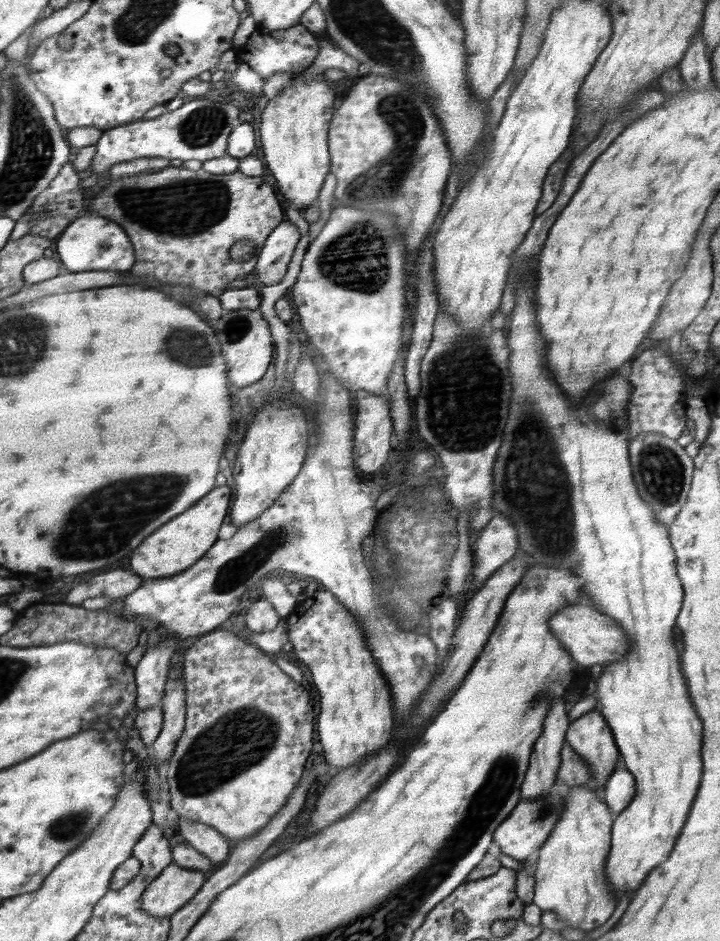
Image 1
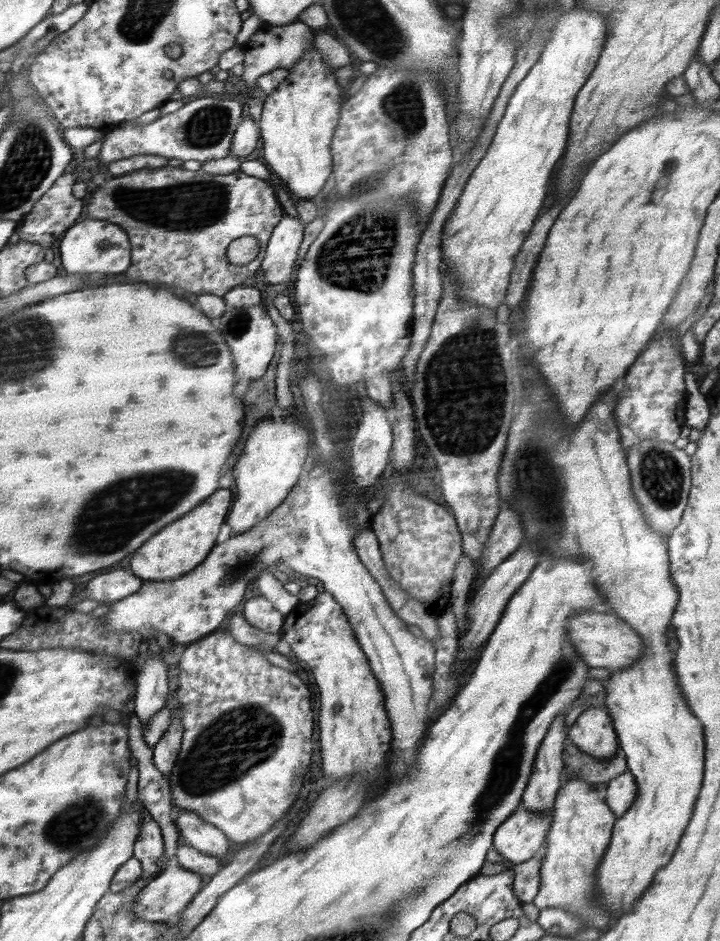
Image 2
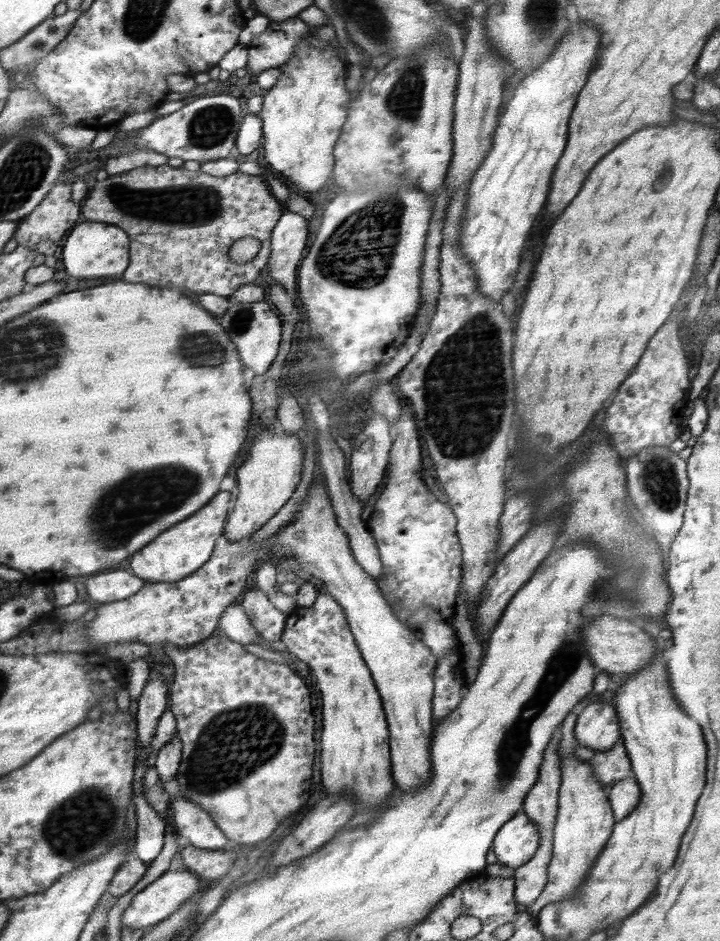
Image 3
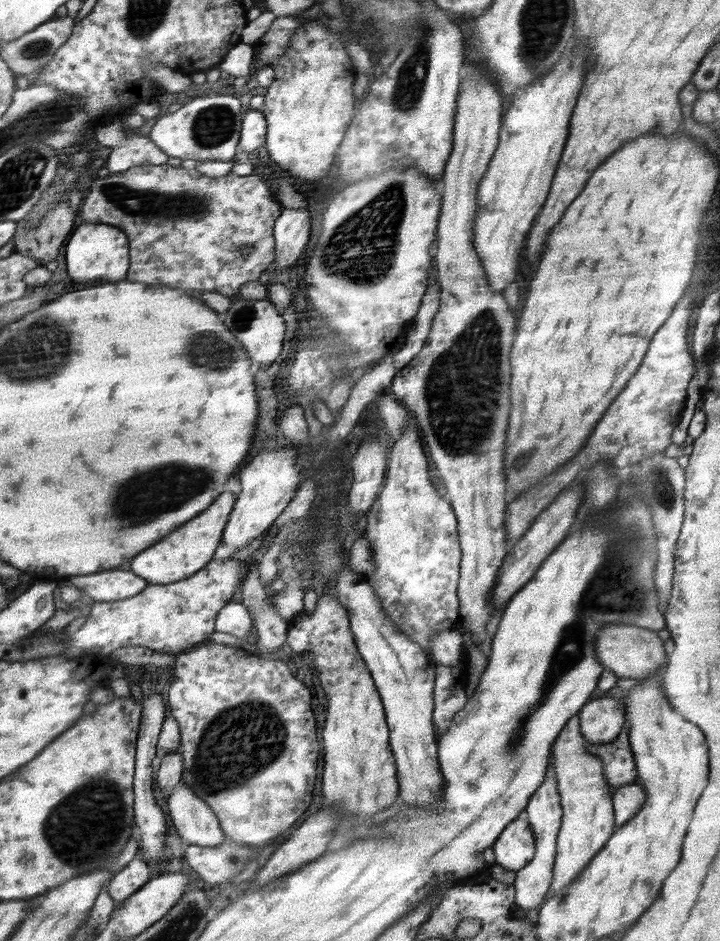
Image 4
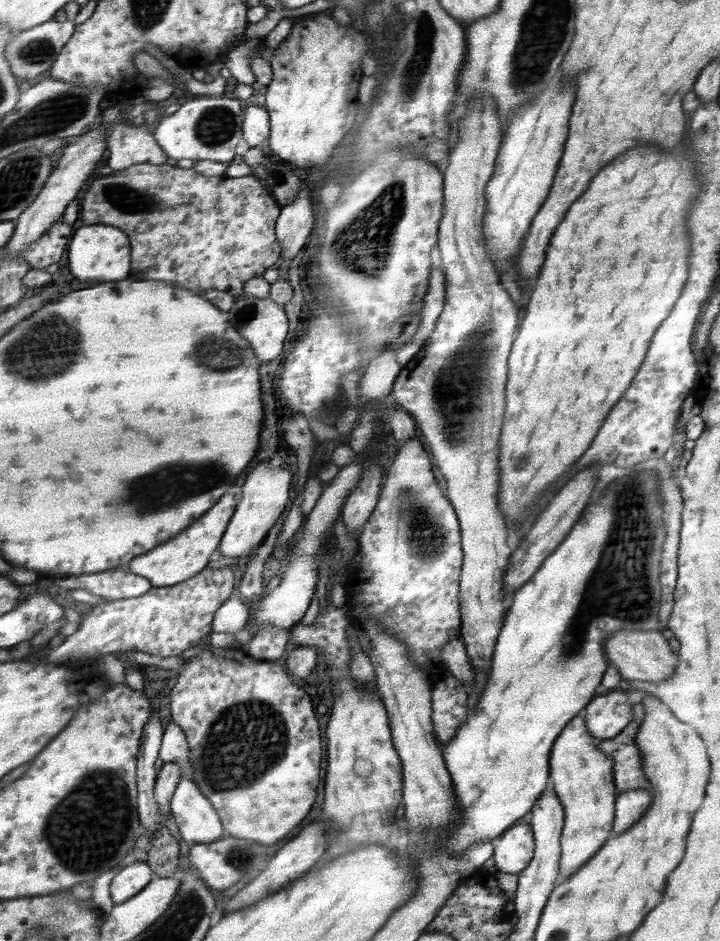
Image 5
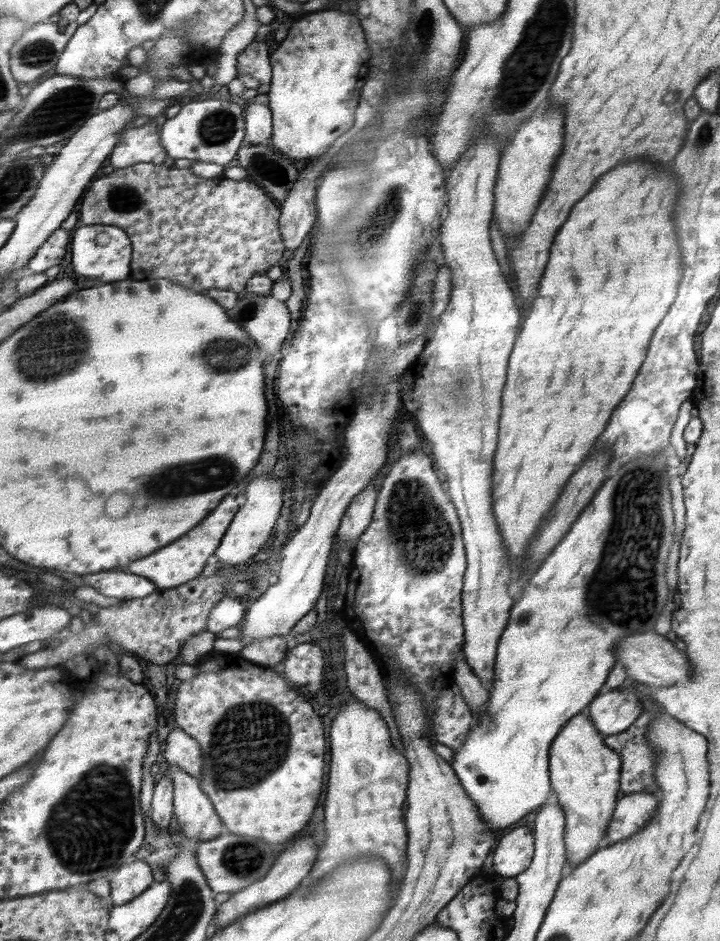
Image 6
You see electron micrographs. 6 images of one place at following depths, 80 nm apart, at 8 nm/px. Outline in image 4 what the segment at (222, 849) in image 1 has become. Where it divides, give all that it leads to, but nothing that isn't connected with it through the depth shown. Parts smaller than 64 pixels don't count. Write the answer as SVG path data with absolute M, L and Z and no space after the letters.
M182 785L178 789L174 789L167 799L168 810L170 810L170 816L175 826L175 834L188 841L190 845L204 847L222 845L225 836L223 827L215 811L204 800L204 795L194 792L193 788L188 785Z

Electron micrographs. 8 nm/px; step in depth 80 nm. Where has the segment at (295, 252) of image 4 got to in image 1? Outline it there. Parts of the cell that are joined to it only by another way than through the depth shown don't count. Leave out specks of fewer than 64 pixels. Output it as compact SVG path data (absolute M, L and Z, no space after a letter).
M284 222L276 226L256 259L259 287L278 284L284 278L290 258L294 254L294 248L298 244L298 238L300 238L300 232L292 222Z

